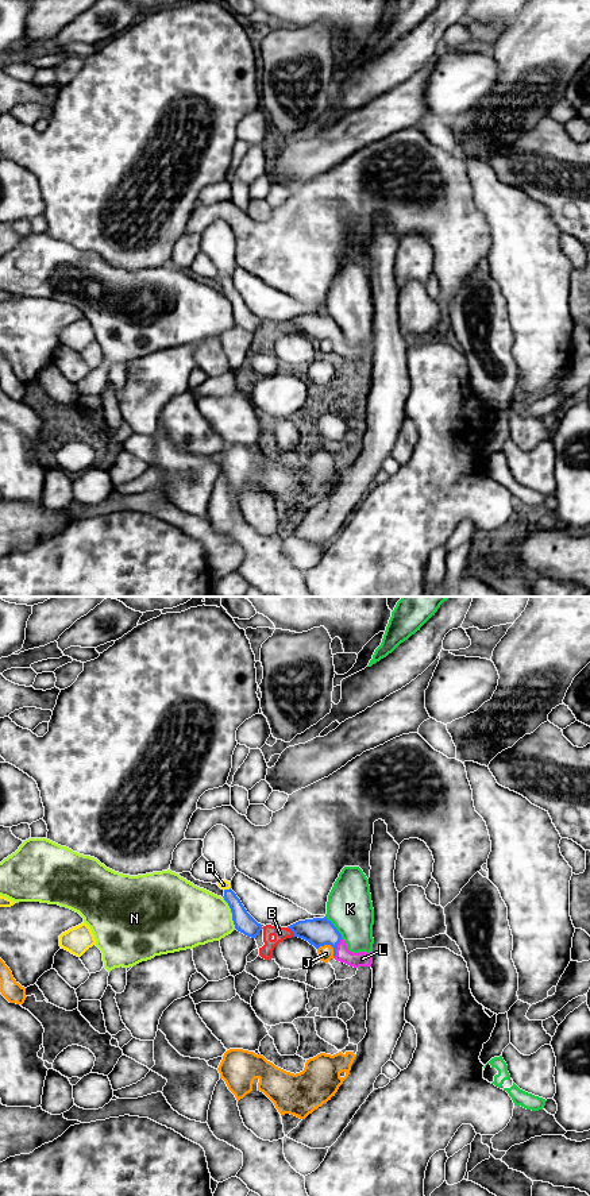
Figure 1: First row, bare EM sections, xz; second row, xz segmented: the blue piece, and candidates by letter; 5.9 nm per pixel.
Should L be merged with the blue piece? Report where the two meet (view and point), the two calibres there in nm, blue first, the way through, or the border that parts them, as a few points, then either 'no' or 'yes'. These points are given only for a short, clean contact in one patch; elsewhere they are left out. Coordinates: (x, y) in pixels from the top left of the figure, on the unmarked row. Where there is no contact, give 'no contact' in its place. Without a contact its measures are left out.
meets blue in xz at (336, 343); 170 nm thick on the blue side, 90 nm on the other; runs through xz (319, 327), (323, 327), (336, 343), (350, 354), (362, 354); yes

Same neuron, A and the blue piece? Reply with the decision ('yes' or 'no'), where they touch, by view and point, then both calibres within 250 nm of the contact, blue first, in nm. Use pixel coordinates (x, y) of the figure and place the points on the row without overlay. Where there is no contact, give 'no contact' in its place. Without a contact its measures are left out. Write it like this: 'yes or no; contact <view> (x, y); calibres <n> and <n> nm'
yes; contact xz (227, 285); calibres 120 and 60 nm

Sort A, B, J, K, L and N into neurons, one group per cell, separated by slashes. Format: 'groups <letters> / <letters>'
groups A L / B / J / K / N

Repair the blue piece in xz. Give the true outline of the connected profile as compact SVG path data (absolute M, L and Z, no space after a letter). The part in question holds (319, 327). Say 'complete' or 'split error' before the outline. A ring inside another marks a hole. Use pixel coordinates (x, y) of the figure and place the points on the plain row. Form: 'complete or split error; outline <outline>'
split error; outline M327 312L298 316L288 321L288 324L294 328L294 332L308 336L316 344L324 340L331 340L333 343L333 354L336 356L354 363L371 362L373 359L373 347L350 347L346 336L342 333L342 329L333 319L327 315Z

